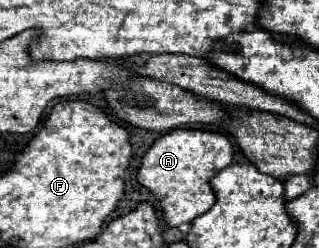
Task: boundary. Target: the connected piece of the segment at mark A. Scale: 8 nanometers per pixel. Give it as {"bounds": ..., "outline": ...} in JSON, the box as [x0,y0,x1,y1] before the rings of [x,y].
{"bounds":[138,129,234,227],"outline":[[[172,129],[160,139],[156,139],[154,145],[144,155],[142,165],[138,169],[138,183],[148,187],[160,199],[160,207],[166,223],[178,227],[180,223],[194,221],[198,215],[206,213],[214,205],[216,195],[214,189],[210,187],[210,179],[218,175],[222,169],[226,169],[232,161],[234,161],[234,145],[226,133],[206,131],[206,129]]]}

